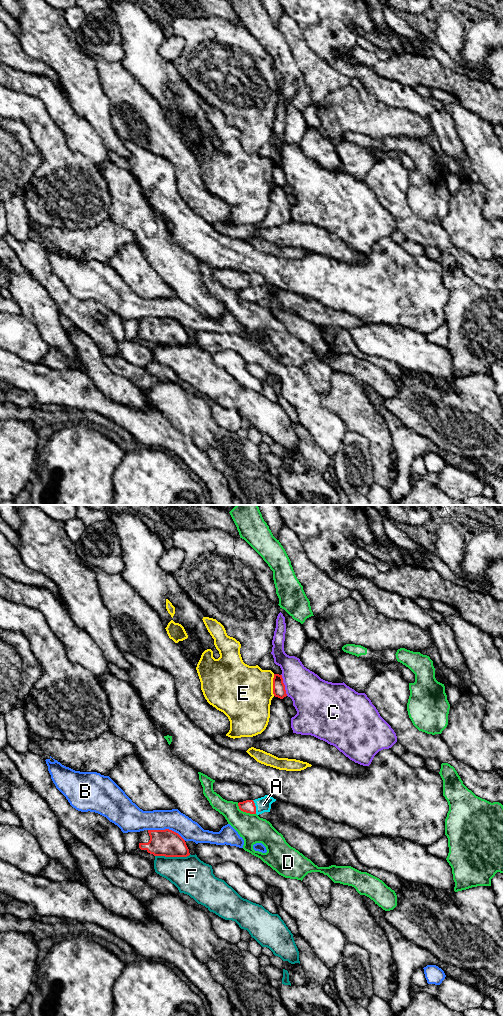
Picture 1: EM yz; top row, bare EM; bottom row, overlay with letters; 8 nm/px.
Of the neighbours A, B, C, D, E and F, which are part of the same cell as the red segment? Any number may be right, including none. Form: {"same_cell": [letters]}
{"same_cell": ["A"]}

